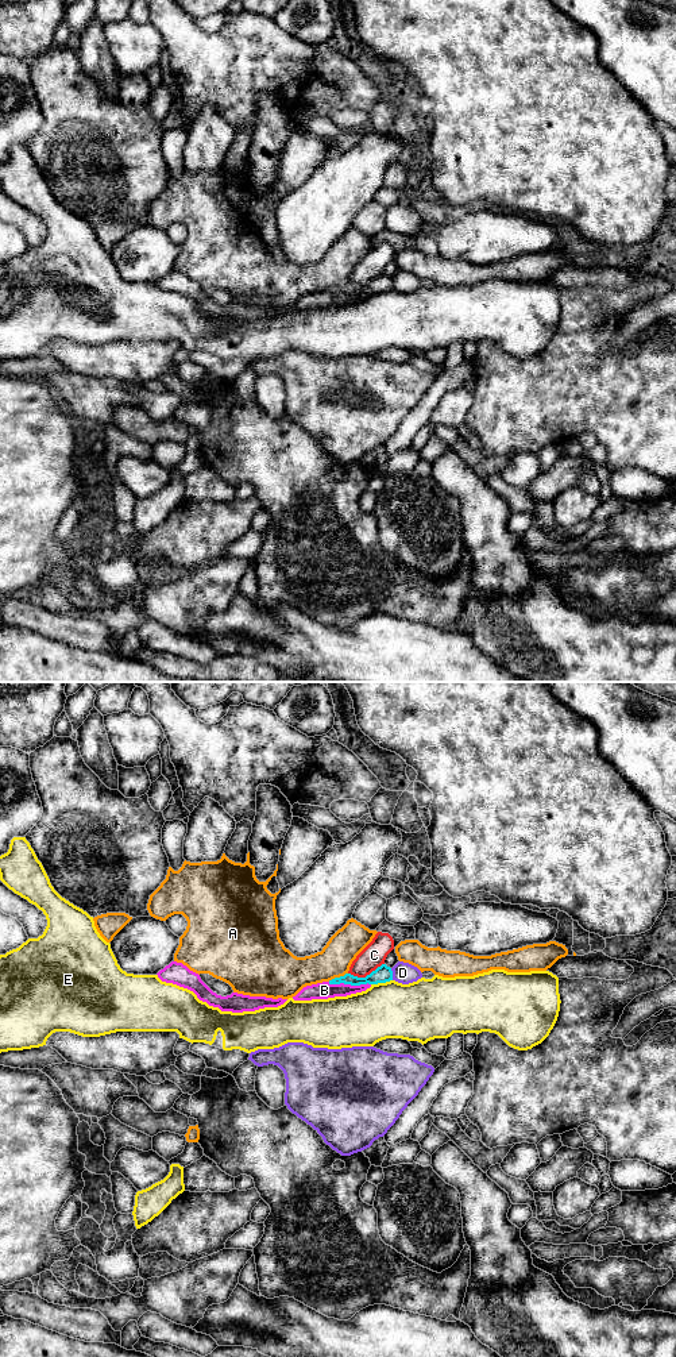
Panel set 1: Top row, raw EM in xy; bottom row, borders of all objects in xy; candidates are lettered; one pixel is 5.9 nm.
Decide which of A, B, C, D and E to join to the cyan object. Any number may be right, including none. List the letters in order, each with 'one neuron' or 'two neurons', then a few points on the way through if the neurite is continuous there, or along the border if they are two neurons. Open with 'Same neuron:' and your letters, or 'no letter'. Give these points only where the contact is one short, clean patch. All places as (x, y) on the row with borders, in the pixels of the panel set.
Same neuron: B
A: two neurons
B: one neuron; runs through xy (382, 974), (364, 983), (350, 983), (324, 990)
C: two neurons
D: two neurons
E: two neurons

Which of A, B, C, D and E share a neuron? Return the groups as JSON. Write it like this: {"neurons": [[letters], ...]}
{"neurons": [["A"], ["B"], ["C"], ["D"], ["E"]]}

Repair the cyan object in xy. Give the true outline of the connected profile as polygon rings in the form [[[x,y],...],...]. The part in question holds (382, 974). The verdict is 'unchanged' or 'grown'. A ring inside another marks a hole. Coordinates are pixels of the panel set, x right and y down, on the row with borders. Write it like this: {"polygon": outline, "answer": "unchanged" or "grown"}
{"polygon": [[[382,964],[366,978],[358,978],[351,974],[335,978],[329,982],[322,982],[304,987],[294,1001],[312,1001],[312,999],[328,999],[335,996],[347,996],[351,994],[362,992],[370,988],[372,984],[386,983],[393,980],[393,971],[386,964]]], "answer": "grown"}

